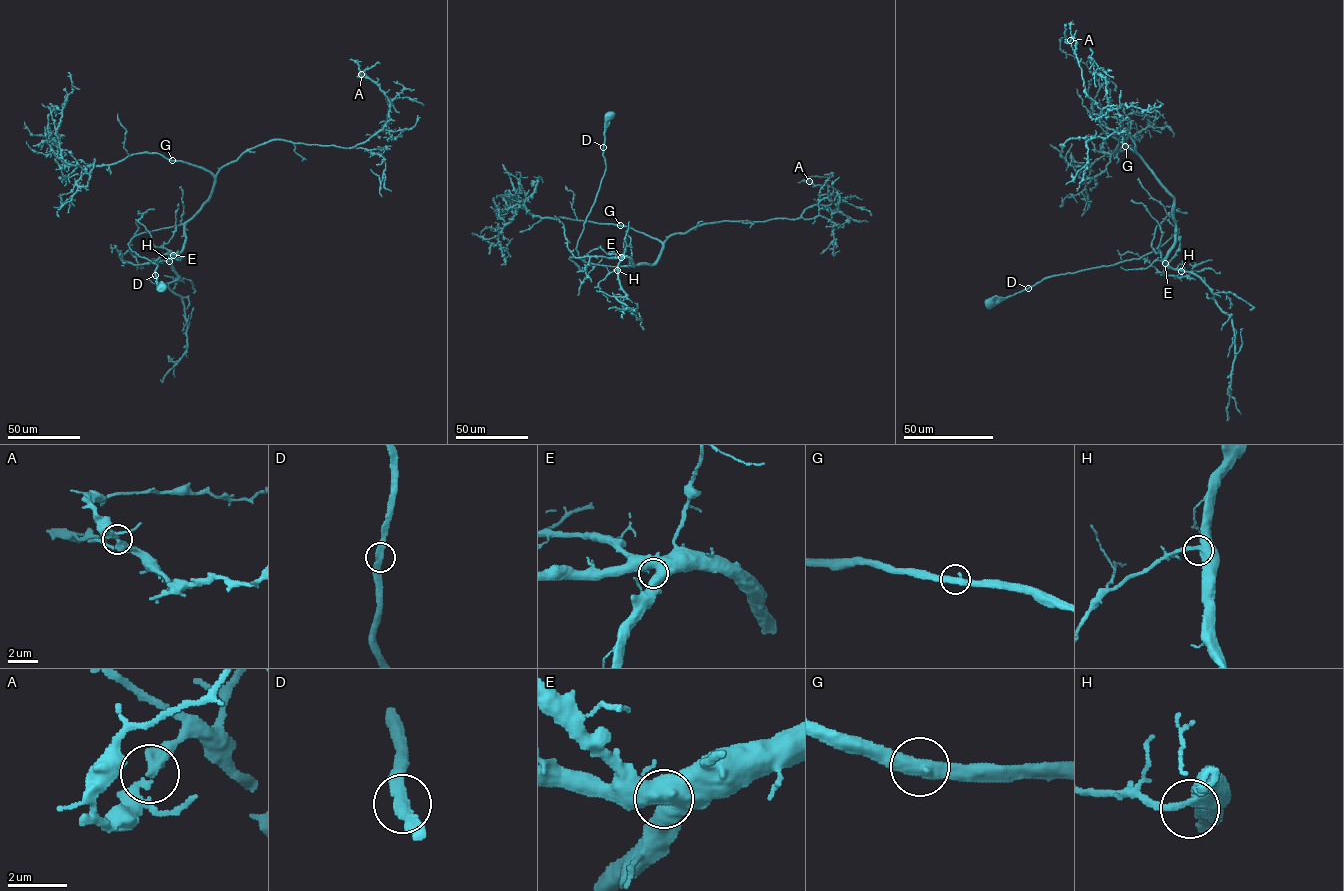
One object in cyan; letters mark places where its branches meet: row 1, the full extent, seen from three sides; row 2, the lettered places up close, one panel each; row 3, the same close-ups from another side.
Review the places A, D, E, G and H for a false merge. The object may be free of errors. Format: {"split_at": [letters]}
{"split_at": []}

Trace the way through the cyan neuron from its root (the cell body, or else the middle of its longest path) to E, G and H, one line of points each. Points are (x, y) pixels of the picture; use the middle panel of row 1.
E: (610, 115), (604, 133), (606, 170), (576, 250), (588, 263), (633, 266), (628, 257), (621, 257)
G: (610, 115), (604, 133), (606, 170), (577, 241), (578, 256), (606, 266), (653, 264), (662, 244), (620, 225)
H: (610, 115), (606, 170), (576, 250), (591, 263), (633, 266), (632, 261), (623, 257), (617, 270)

